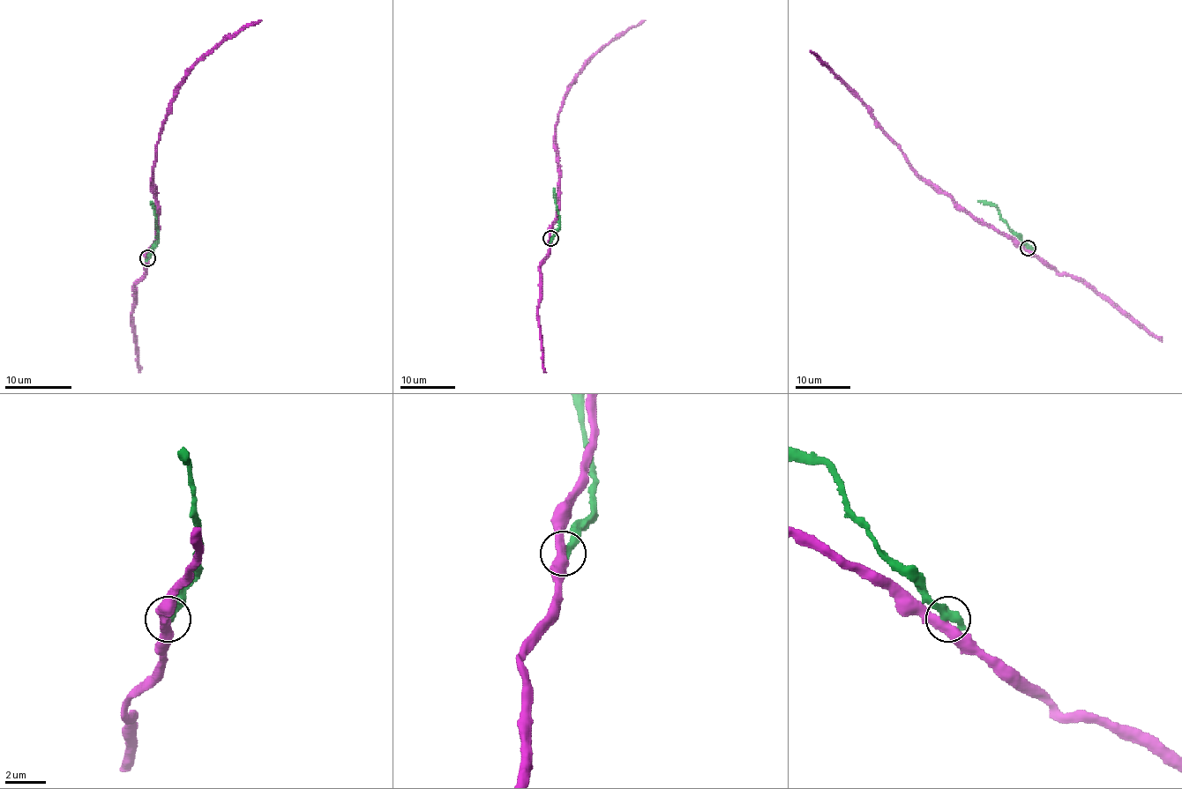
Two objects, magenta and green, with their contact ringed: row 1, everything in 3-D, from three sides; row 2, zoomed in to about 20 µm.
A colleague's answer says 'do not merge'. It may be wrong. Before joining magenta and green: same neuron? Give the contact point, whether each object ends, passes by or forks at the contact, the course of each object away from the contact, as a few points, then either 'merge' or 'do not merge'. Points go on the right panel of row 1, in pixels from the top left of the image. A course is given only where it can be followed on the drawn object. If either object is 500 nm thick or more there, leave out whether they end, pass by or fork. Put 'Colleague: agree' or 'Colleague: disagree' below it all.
(1028, 248) | magenta via (1028, 247), (1021, 247), (982, 225), (947, 195), (940, 193), (925, 181), (859, 97), (810, 50) | green via (1028, 247), (1007, 227), (994, 205), (977, 200) | do not merge
Colleague: agree

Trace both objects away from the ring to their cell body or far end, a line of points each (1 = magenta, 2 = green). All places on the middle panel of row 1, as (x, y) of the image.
1: (550, 239), (550, 225), (558, 207), (557, 115), (568, 87), (580, 70), (602, 49), (645, 20)
2: (550, 239), (558, 227), (558, 210), (553, 188)

